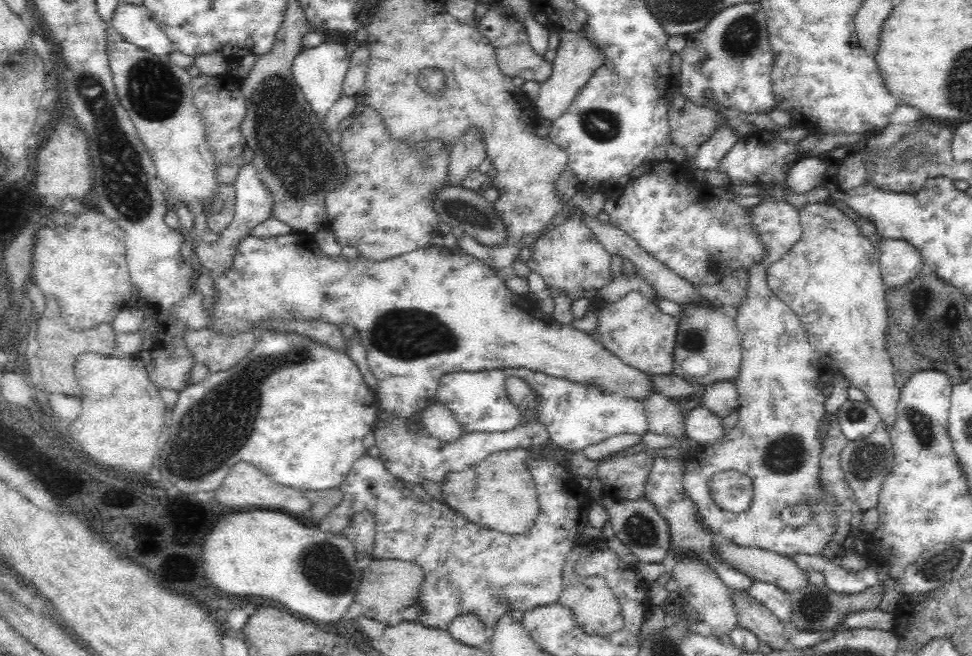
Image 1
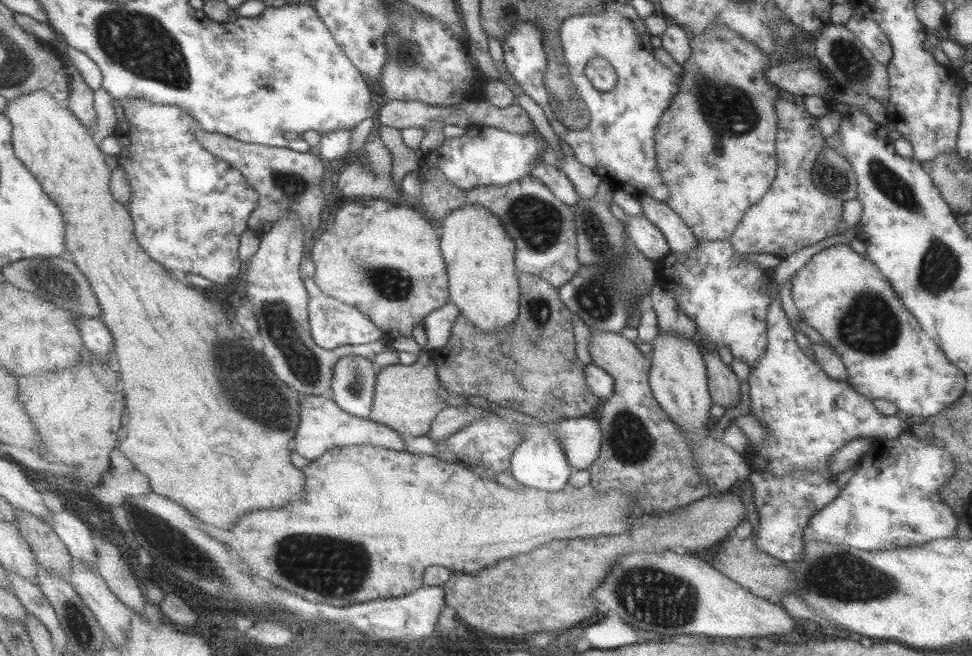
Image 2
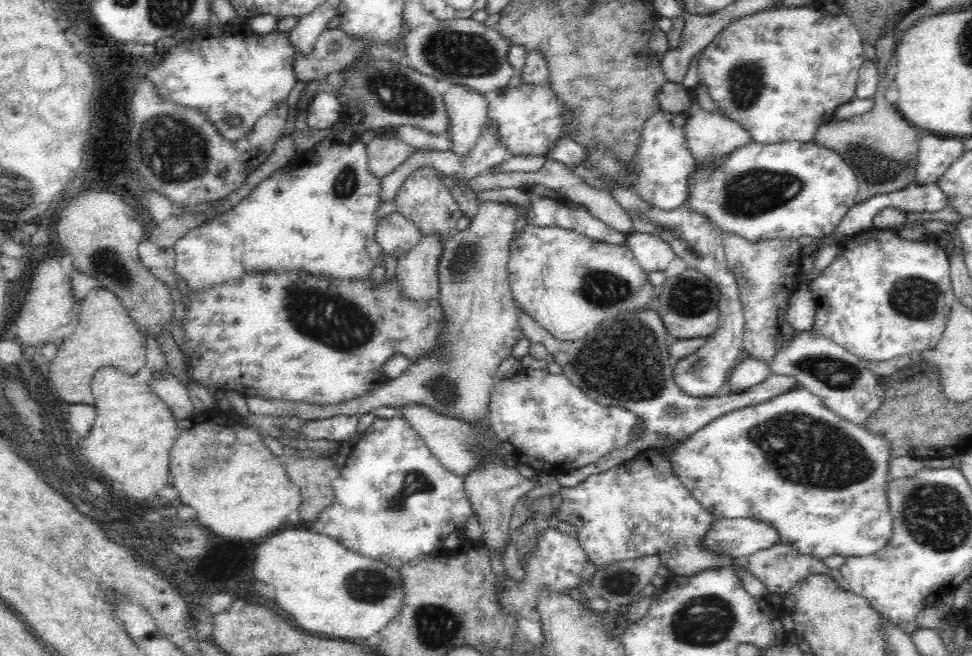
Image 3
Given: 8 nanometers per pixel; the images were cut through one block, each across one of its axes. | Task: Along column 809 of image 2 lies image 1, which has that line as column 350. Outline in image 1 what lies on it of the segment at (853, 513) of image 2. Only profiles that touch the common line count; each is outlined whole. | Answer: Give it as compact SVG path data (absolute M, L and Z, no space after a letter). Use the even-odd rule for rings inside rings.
M358 512L348 522L348 528L340 532L340 536L346 536L360 554L368 556L370 560L378 560L372 556L374 552L374 540L376 540L376 518L372 512Z

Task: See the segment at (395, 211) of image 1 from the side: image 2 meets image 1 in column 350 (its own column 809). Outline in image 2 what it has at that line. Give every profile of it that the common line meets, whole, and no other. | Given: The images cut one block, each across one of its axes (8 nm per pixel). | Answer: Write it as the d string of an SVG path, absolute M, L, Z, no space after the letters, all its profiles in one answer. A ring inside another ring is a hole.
M783 88L779 90L779 98L775 100L775 116L777 116L777 136L775 136L775 156L777 156L777 174L763 194L763 198L747 208L733 236L729 238L735 252L741 256L747 254L775 254L779 260L807 248L819 244L825 238L837 234L841 224L841 200L823 194L811 182L811 170L825 146L825 138L817 128L817 118L809 116L803 108L803 102L797 100Z

